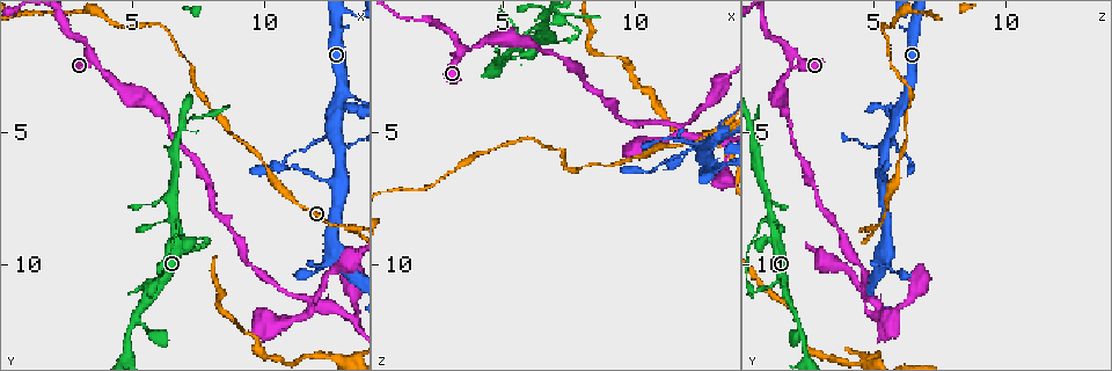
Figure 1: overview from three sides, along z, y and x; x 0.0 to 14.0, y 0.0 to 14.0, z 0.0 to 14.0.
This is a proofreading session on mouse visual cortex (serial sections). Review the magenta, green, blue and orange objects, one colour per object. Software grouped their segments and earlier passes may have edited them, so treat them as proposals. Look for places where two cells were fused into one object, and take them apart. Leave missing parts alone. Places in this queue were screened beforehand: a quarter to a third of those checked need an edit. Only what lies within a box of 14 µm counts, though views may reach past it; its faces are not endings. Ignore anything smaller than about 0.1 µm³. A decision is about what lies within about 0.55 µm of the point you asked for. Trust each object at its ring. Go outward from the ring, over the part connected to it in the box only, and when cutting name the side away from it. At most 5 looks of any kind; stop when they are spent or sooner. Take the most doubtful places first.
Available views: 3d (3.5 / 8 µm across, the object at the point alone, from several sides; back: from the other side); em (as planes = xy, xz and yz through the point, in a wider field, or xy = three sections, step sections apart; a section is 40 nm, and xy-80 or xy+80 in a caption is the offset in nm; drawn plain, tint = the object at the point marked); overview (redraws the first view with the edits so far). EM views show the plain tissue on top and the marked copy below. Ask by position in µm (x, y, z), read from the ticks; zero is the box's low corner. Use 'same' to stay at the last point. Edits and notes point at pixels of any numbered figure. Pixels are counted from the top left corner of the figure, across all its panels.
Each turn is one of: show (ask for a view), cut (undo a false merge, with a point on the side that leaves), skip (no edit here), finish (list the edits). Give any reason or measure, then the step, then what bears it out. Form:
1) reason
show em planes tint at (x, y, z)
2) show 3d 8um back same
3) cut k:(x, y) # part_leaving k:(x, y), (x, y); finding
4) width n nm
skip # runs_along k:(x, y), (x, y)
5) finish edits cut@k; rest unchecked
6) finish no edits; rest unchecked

show 3d 3.5um at (13.4, 8.7, 5.0)

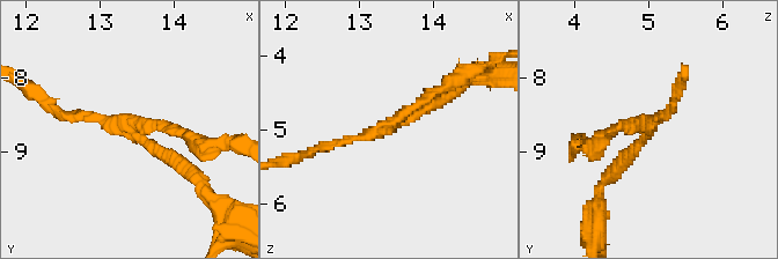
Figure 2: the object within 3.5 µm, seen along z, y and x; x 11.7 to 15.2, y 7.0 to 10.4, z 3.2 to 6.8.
show em xy step 5 tint at (13.35, 8.65, 4.95)

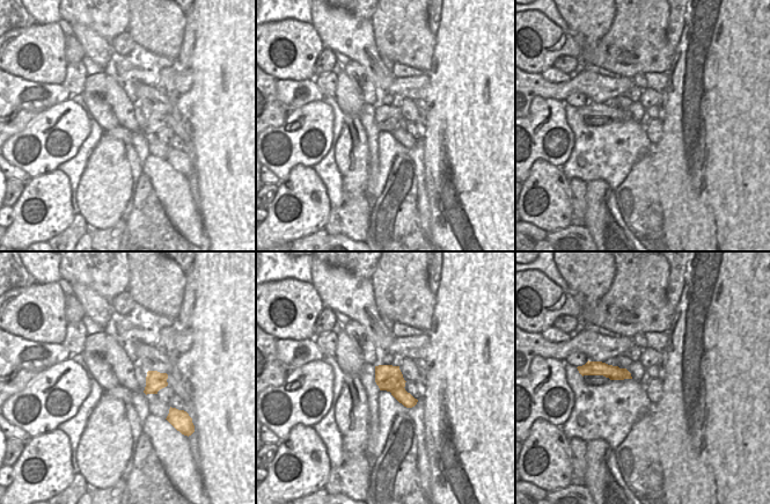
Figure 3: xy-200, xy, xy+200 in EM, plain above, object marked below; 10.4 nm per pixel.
width 280 nm
cut 2:(608, 132) # border 3:(403, 387), (390, 392); a second cell is stuck on

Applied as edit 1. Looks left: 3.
show overview

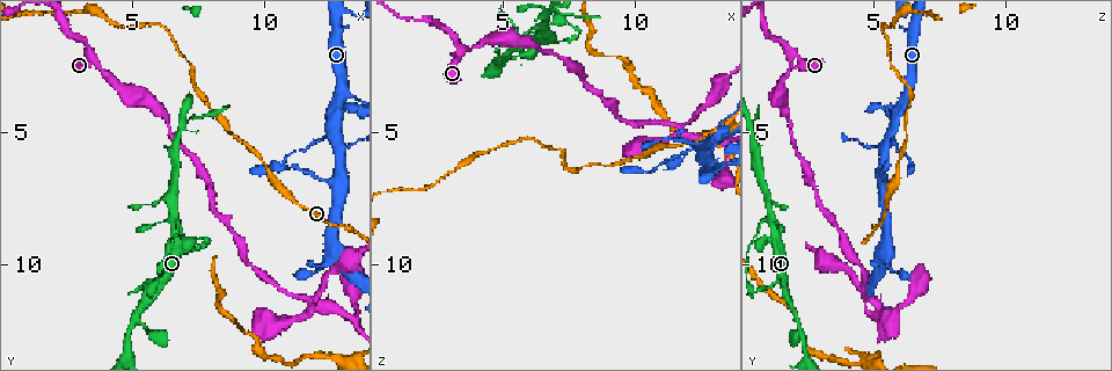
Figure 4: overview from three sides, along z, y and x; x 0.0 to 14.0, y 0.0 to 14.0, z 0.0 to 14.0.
two arms in line, one across
show 3d 3.5um at (5.2, 11.8, 2.0)

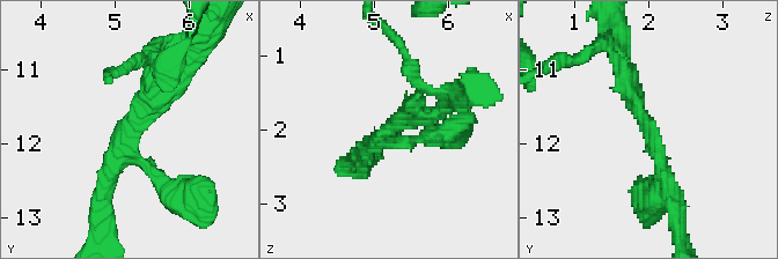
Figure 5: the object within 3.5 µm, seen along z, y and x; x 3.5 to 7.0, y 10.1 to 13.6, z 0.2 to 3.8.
arms 3; arm_widths 150, 250, 250 nm; need the tissue
show em xy step 2 tint at (5.15, 11.90, 2.00)

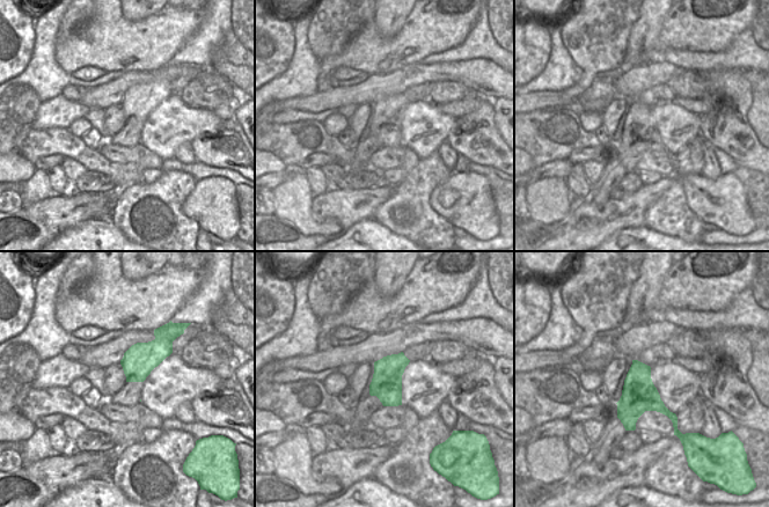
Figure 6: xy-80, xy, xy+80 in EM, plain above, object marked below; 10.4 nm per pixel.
skip # continuous, no second cell

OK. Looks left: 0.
finish edits cut@2; rest unchecked

